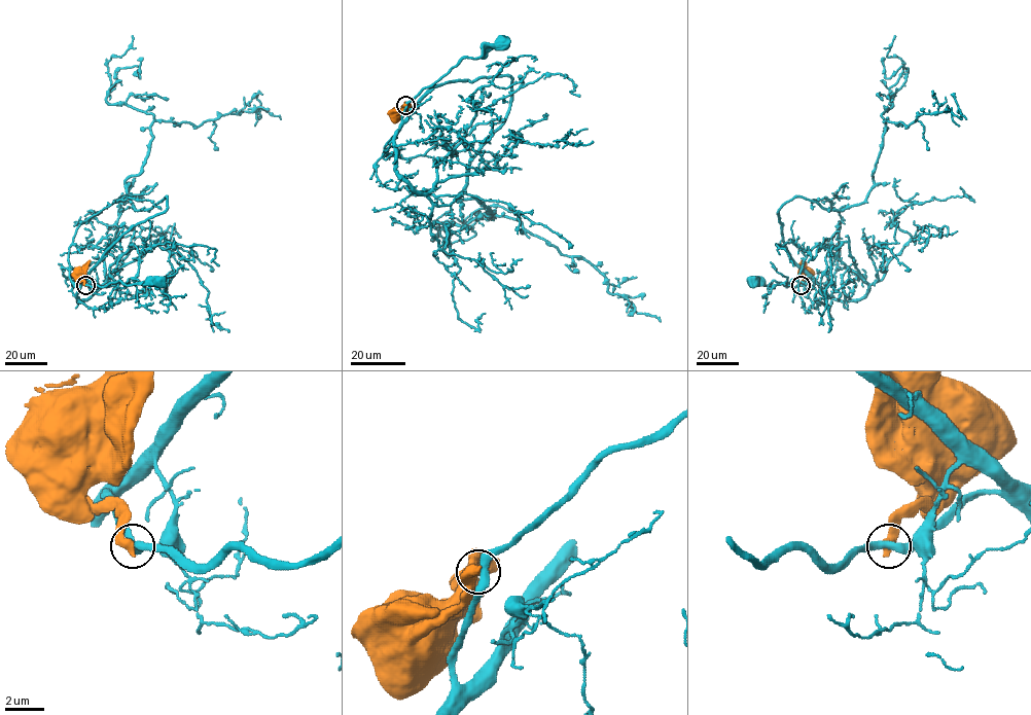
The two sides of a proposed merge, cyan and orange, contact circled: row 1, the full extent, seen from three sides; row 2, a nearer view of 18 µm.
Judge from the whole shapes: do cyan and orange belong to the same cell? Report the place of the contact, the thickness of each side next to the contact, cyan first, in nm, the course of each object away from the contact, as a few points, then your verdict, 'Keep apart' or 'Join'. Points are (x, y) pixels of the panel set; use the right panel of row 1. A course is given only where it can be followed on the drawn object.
Place: (801, 285). Thickness 420 nm (cyan) against 480 nm. Course of cyan: (801, 285), (785, 286), (774, 280), (768, 285), (752, 281). Course of orange: (801, 285), (808, 273). Keep apart

